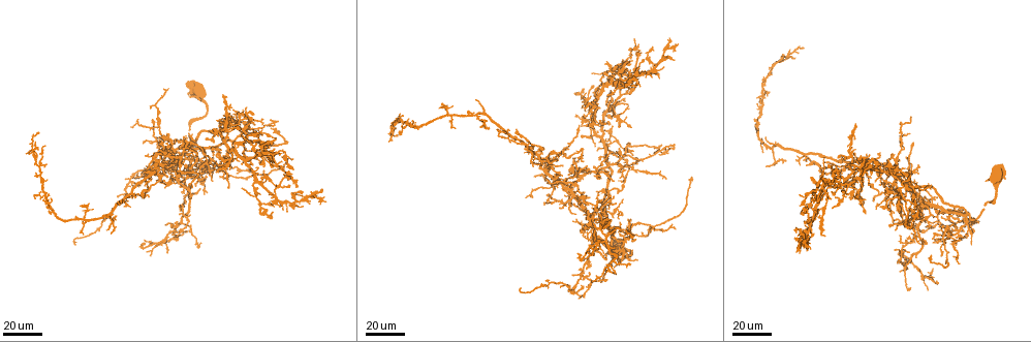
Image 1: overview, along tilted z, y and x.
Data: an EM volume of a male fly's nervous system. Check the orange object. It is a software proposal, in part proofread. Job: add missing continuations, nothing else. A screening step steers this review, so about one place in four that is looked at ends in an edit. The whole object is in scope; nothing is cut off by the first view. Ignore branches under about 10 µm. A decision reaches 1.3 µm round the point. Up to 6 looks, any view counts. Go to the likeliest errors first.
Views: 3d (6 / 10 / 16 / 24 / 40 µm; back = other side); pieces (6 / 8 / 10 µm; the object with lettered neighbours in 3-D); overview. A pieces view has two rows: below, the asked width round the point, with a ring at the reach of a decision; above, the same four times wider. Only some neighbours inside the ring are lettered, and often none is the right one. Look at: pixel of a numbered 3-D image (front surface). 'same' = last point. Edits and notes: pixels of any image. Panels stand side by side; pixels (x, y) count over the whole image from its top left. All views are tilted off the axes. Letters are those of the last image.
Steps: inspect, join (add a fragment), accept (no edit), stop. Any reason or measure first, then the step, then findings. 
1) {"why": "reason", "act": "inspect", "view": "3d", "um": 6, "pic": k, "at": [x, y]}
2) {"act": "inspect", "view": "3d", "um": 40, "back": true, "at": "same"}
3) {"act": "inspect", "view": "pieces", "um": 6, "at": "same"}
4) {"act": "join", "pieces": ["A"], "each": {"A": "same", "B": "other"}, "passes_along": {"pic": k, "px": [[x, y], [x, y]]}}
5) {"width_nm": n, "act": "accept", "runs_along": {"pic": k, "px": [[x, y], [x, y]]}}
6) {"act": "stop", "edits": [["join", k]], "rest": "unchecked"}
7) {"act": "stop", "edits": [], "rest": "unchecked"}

{"why": "an open end", "act": "inspect", "view": "3d", "um": 24, "pic": 1, "at": [767, 166]}

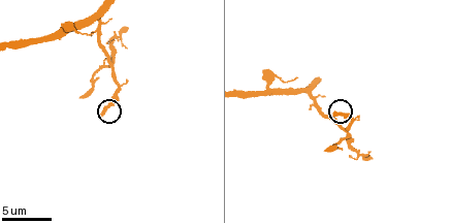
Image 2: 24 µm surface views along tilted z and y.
{"act": "inspect", "view": "pieces", "um": 10, "pic": 2, "at": [103, 112]}

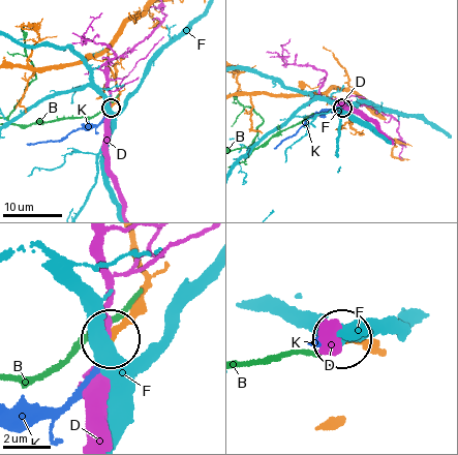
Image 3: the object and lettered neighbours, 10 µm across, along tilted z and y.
{"act": "join", "pieces": ["K"], "each": {"B": "other", "D": "other", "F": "other", "K": "same"}, "passes_along": {"pic": 3, "px": [[370, 349], [312, 339]]}, "found": "the neuron continues"}

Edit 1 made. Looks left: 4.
{"why": "free end", "act": "inspect", "view": "3d", "um": 40, "pic": 1, "at": [125, 178]}

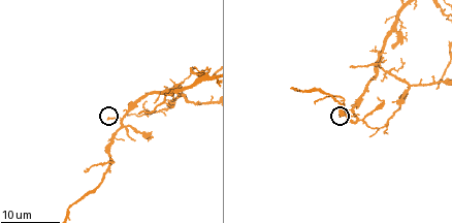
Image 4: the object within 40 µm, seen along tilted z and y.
{"act": "inspect", "view": "pieces", "um": 6, "pic": 4, "at": [108, 118]}

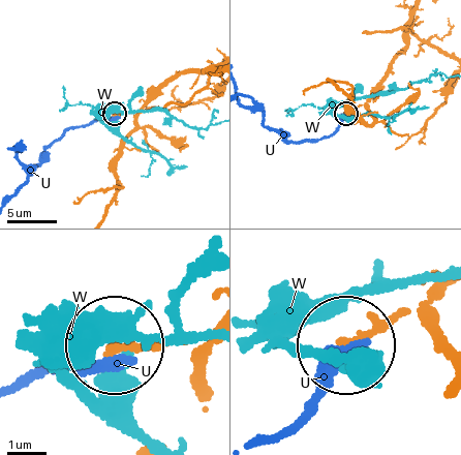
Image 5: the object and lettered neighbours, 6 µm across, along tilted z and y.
{"act": "accept", "each": {"U": "other", "W": "other"}, "found": "no lettered fragment goes on from it"}

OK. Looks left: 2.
{"why": "branch stops here", "act": "inspect", "view": "3d", "um": 24, "pic": 1, "at": [824, 173]}

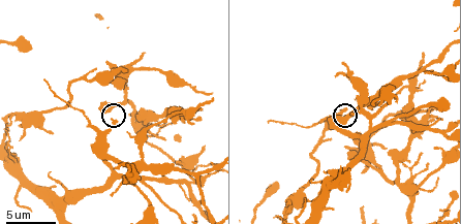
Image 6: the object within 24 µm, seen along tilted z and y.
{"act": "inspect", "view": "pieces", "um": 8, "pic": 6, "at": [345, 110]}

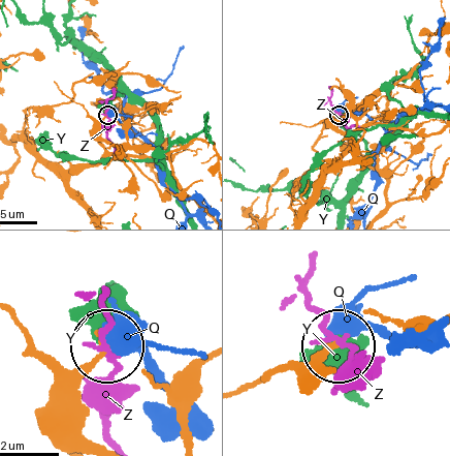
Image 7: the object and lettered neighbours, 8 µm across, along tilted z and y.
{"act": "accept", "each": {"Q": "other", "Y": "other", "Z": "other"}, "found": "none of them fits"}

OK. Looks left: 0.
{"act": "stop", "edits": [["join", 3]], "rest": "unchecked"}

